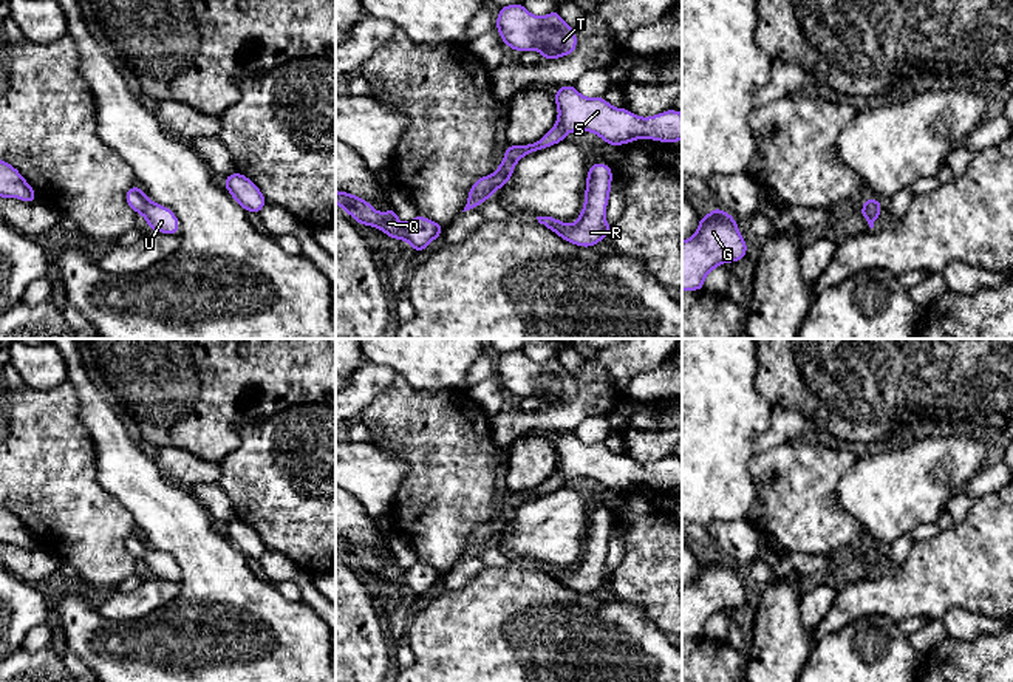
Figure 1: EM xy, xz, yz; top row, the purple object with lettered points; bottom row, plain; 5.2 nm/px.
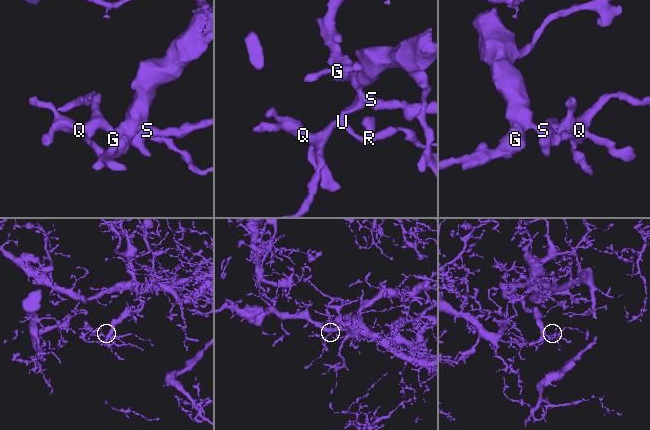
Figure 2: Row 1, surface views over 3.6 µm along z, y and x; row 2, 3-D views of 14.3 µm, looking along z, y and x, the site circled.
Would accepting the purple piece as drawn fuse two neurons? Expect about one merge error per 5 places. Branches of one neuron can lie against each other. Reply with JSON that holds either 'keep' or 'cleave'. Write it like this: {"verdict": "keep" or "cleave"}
{"verdict": "keep"}

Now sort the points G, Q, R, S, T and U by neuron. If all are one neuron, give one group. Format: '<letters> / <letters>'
G Q R S T U

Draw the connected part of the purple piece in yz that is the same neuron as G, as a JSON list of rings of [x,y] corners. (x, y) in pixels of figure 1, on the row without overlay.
[[[721,554],[699,563],[696,580],[682,588],[682,637],[704,636],[707,620],[747,602],[736,566]]]

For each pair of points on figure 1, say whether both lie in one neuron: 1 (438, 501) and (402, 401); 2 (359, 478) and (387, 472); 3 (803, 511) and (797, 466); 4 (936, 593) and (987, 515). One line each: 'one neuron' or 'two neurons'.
1: one neuron
2: one neuron
3: one neuron
4: one neuron

